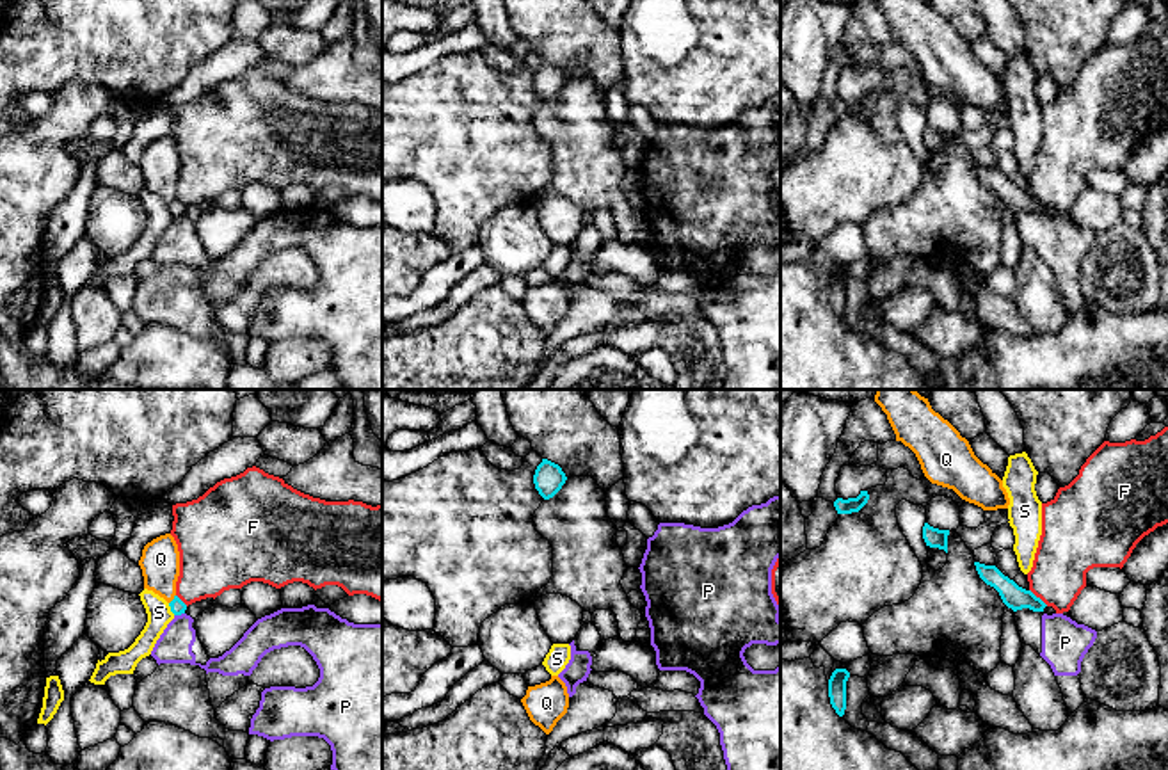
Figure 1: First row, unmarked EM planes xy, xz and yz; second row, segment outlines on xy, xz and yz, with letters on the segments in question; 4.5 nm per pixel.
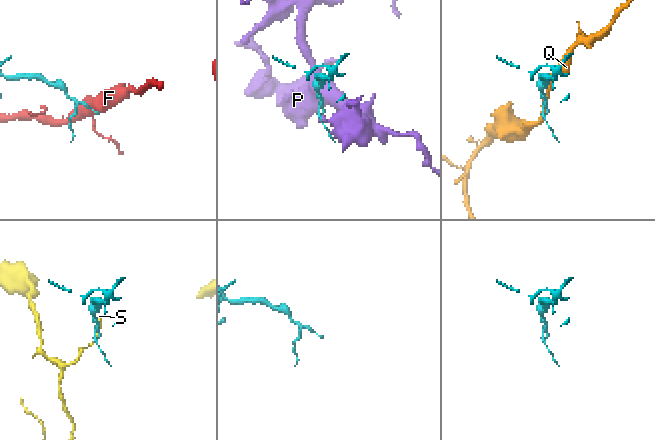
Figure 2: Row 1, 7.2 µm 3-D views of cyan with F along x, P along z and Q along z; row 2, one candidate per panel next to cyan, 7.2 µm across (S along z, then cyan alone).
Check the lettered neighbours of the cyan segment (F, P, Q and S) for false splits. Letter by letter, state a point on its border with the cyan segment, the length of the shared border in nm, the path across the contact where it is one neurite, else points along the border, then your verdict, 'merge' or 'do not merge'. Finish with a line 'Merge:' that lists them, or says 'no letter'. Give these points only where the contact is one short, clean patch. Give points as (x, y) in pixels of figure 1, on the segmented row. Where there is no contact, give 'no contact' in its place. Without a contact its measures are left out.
F: yz (1039, 598) | 120 nm | along yz (1030, 589), (1048, 605) | do not merge
P: xy (178, 614) | 50 nm | along xy (184, 612), (175, 616) | do not merge
Q: xy (173, 600) | 50 nm | along xy (175, 594), (169, 603) | do not merge
S: xy (171, 609) | 70 nm | along xy (168, 603), (175, 614) | do not merge
Merge: no letter

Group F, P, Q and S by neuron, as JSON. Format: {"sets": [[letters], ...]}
{"sets": [["F"], ["P"], ["Q"], ["S"]]}

